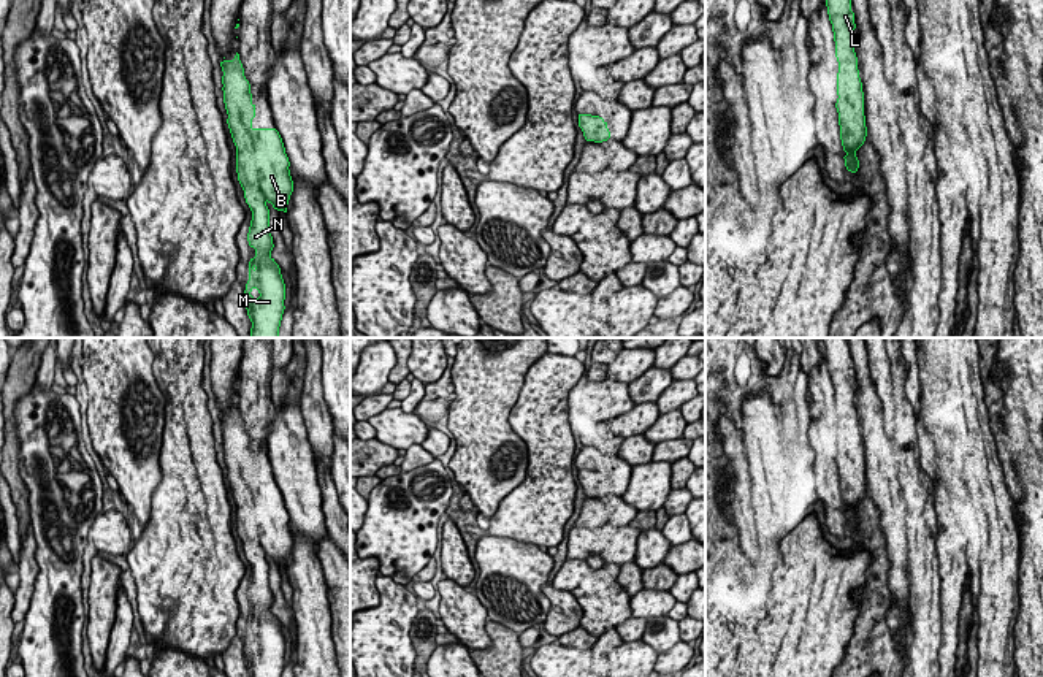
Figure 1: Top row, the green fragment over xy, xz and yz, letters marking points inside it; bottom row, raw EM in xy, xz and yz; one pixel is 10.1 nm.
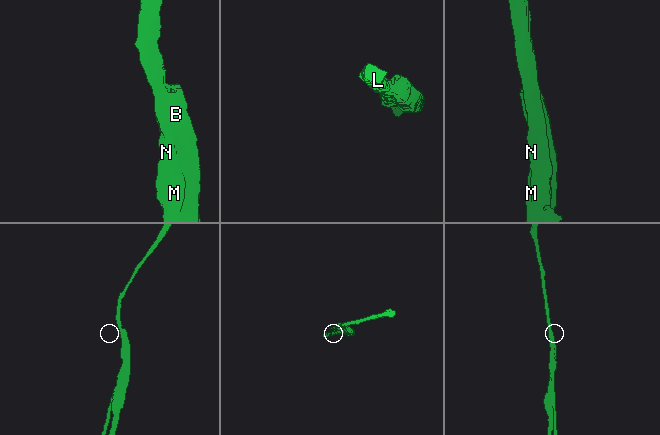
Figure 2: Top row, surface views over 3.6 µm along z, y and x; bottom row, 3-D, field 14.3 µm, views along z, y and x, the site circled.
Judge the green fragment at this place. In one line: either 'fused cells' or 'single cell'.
fused cells

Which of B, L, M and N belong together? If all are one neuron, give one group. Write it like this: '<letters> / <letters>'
B / L M N

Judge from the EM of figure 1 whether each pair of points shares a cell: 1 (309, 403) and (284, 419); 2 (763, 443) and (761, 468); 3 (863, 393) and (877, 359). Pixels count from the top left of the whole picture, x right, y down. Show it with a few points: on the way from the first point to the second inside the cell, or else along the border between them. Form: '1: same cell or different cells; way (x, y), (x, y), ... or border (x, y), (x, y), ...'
1: different cells; border (300, 406), (309, 446)
2: same cell; way (763, 449), (763, 462)
3: different cells; border (866, 354), (869, 378), (883, 411)

